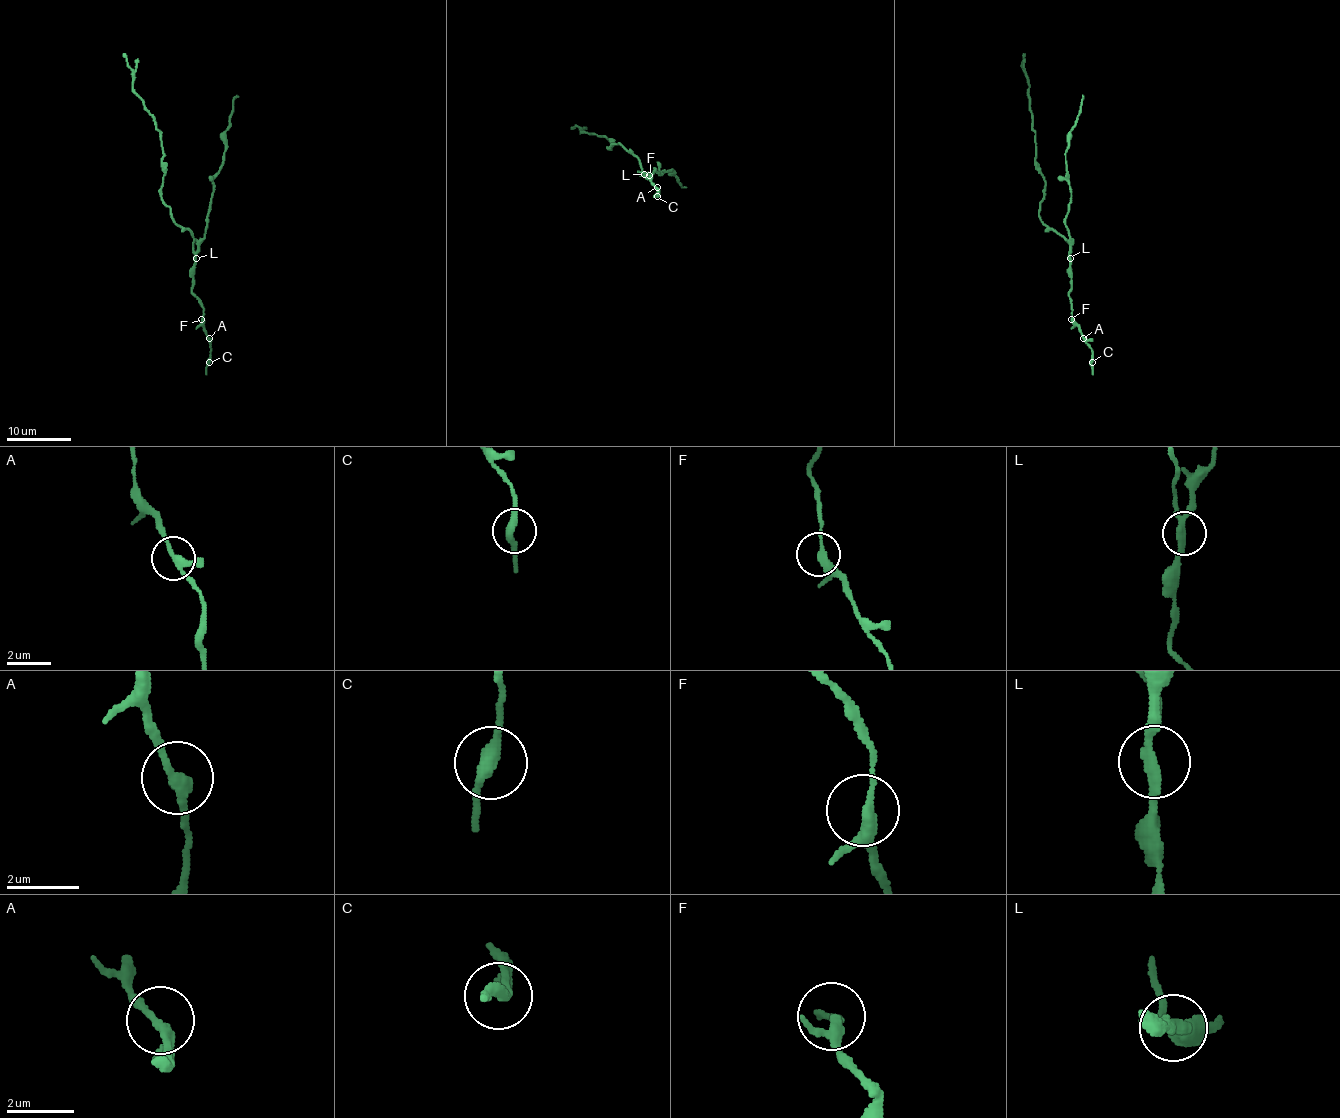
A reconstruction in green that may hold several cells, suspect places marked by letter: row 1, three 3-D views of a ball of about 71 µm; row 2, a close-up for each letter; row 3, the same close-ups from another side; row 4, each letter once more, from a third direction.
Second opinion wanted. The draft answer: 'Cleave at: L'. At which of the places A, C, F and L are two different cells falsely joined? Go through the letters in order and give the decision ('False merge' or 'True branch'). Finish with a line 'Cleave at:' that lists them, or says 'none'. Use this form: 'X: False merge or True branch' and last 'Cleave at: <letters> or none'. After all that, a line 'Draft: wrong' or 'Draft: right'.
A: True branch
C: True branch
F: True branch
L: False merge
Cleave at: L
Draft: right

